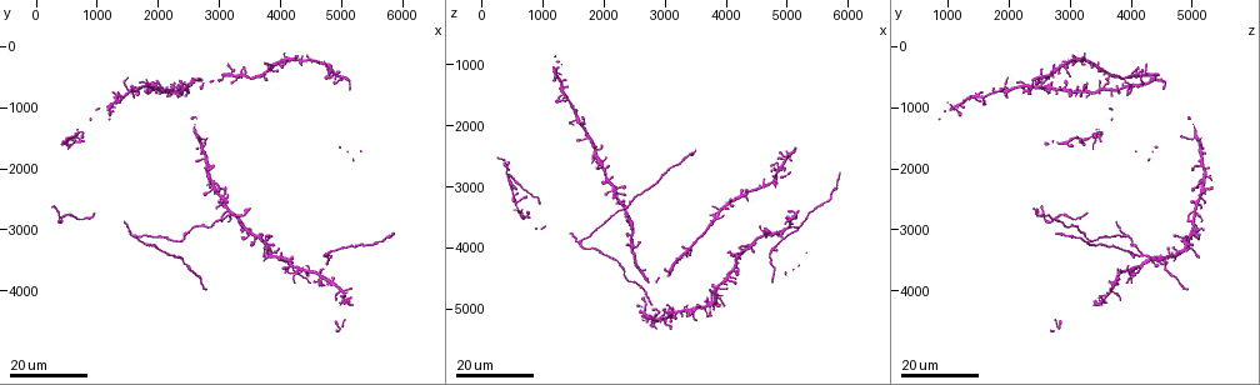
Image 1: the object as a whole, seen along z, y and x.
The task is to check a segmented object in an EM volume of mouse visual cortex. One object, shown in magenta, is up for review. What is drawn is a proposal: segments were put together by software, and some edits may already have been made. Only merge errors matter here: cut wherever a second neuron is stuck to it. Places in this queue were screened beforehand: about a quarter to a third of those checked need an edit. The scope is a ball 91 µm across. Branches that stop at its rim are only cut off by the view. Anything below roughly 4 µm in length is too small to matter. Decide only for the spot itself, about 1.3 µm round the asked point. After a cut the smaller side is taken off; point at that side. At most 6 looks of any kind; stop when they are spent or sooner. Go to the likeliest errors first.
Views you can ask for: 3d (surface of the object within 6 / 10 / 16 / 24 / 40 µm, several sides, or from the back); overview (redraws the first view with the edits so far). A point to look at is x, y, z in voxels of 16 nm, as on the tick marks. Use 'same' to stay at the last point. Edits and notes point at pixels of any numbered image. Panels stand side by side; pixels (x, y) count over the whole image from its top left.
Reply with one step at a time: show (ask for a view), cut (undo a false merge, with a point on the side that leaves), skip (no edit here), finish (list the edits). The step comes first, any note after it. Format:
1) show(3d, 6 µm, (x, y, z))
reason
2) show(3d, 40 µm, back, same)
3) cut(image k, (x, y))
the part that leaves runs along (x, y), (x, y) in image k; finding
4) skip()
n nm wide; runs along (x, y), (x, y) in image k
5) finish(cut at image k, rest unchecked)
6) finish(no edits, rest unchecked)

show(3d, 16 µm, (4650, 3750, 3800))
four or more arms meet

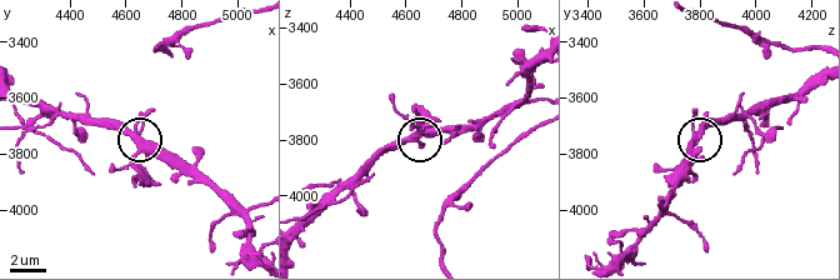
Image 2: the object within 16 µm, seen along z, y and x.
show(3d, 6 µm, (4630, 3730, 3800))
closer look

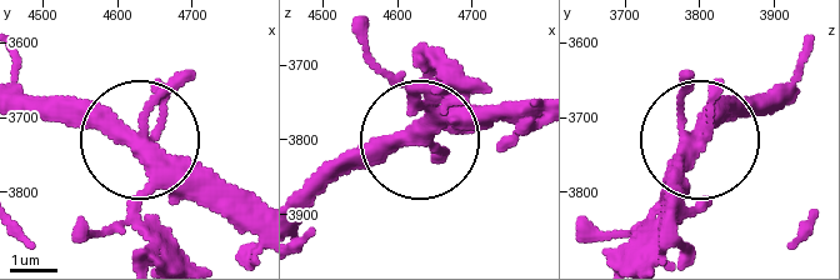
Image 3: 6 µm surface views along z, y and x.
skip()
runs along (303, 213), (351, 173), (503, 109) in image 3; continuous, no second neuron

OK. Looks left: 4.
show(3d, 24 µm, (4700, 3400, 4000))
side arm on a straight run

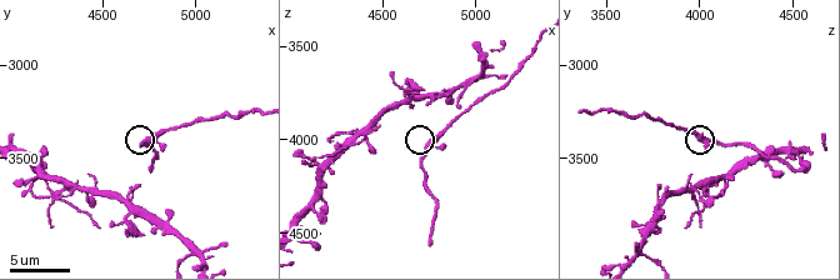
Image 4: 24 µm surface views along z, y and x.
show(3d, 10 µm, (4760, 3400, 4040))

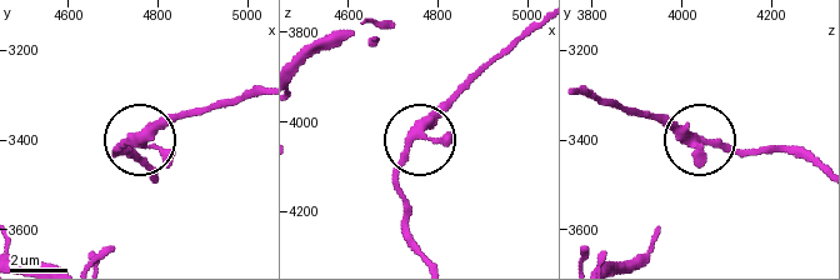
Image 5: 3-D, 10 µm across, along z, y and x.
skip()
all the same neuron

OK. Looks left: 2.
show(3d, 24 µm, (1400, 850, 1600))
branch point

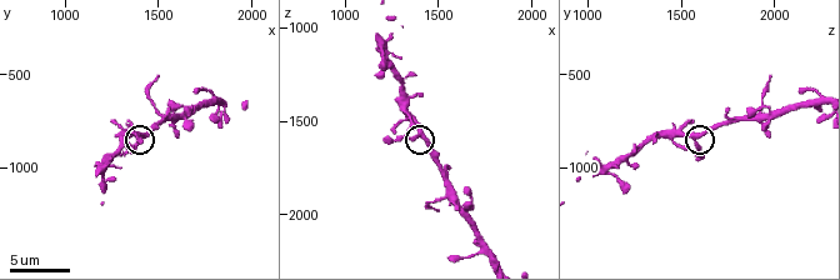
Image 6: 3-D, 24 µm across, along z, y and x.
show(3d, 6 µm, (1380, 860, 1580))

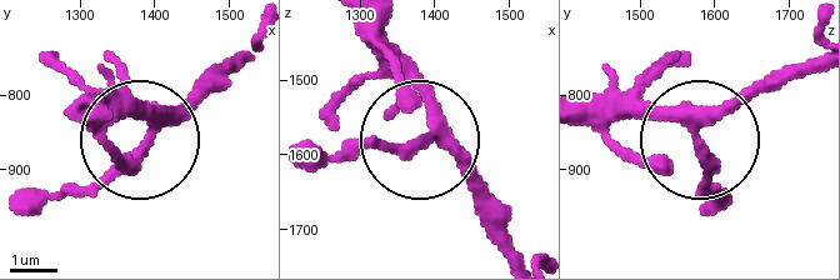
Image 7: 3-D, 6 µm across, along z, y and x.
skip()
runs along (240, 68), (156, 135), (108, 71) in image 7; continuous, no second neuron

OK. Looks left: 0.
finish(no edits, rest unchecked)

